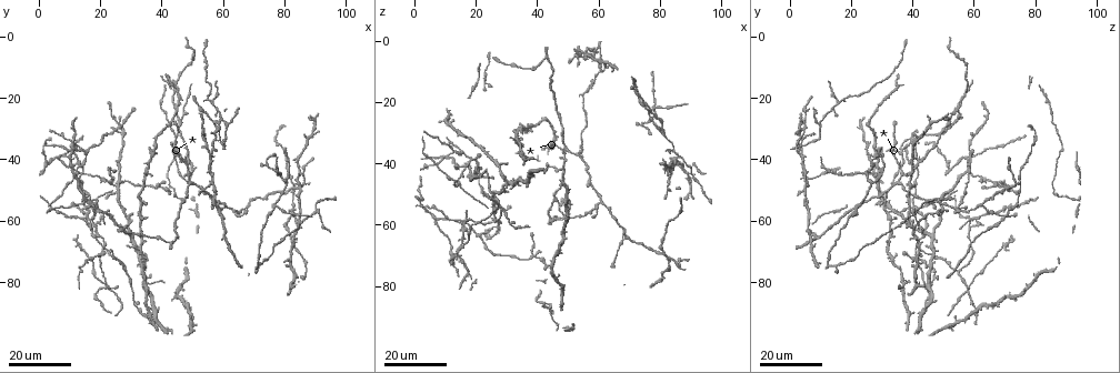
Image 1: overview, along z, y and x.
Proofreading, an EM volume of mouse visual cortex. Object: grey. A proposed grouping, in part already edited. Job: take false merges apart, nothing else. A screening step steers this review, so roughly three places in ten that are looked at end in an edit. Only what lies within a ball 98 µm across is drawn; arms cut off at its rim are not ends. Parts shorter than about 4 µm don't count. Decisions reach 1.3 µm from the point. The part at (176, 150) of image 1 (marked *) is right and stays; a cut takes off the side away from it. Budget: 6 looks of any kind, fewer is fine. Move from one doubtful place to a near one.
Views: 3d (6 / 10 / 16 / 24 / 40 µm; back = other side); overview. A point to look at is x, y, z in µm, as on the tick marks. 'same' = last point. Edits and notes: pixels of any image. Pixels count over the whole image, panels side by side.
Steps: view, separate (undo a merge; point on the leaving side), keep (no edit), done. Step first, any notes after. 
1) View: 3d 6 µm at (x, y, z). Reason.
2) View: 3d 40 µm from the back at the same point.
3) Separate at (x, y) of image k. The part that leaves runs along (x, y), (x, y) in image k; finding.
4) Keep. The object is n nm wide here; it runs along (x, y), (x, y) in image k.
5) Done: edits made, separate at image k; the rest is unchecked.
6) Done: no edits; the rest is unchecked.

View: 3d 16 µm at (57, 48, 5).

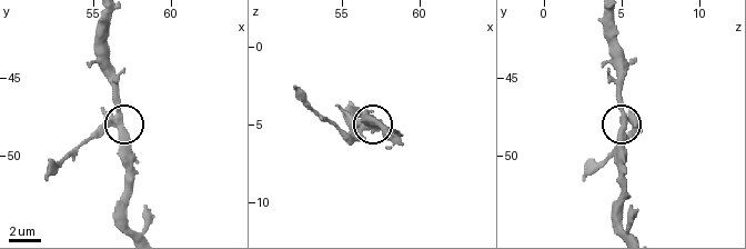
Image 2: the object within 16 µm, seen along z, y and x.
View: 3d 10 µm at (56.6, 47.6, 5.0).

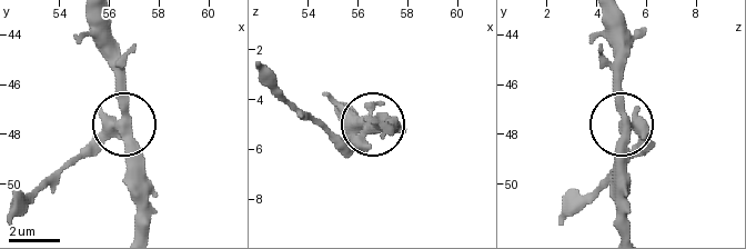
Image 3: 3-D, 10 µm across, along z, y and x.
Keep. 4 arms meet here; it runs along (139, 227), (139, 150), (131, 131), (113, 127), (84, 155) in image 3; one cell here.

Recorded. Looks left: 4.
View: 3d 24 µm at (57, 21, 16). Three-way junction.

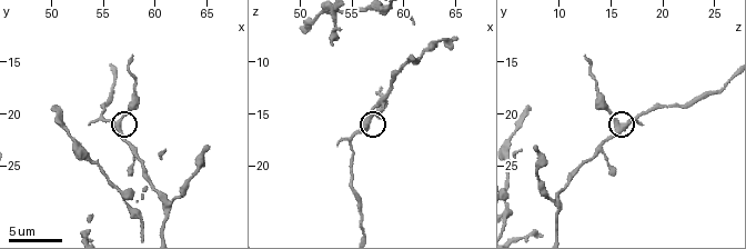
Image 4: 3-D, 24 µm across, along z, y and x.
View: 3d 10 µm at (56.0, 21.2, 16.0).

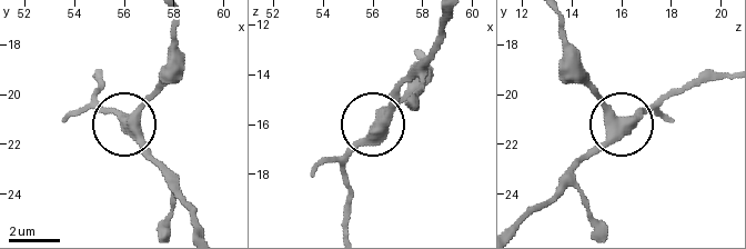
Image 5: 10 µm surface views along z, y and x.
View: 3d 6 µm at (56.1, 21.2, 16.1).

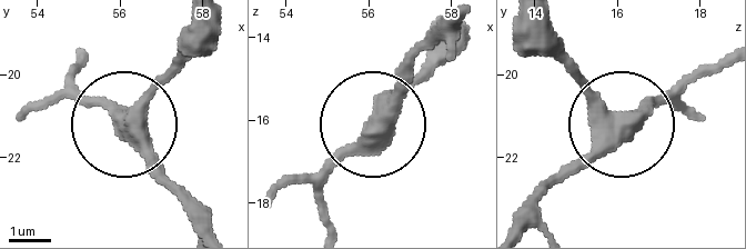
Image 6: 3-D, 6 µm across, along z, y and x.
Keep. The side arm is 8 µm long; it runs along (522, 221), (614, 126), (606, 105), (535, 33) in image 6; continuous, no second cell.

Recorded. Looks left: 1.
Done: no edits; the rest is unchecked.

